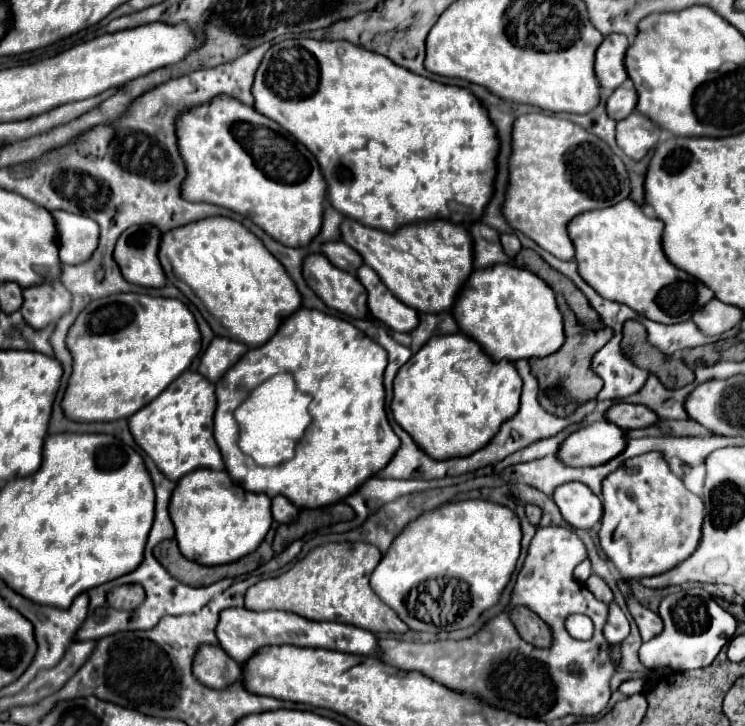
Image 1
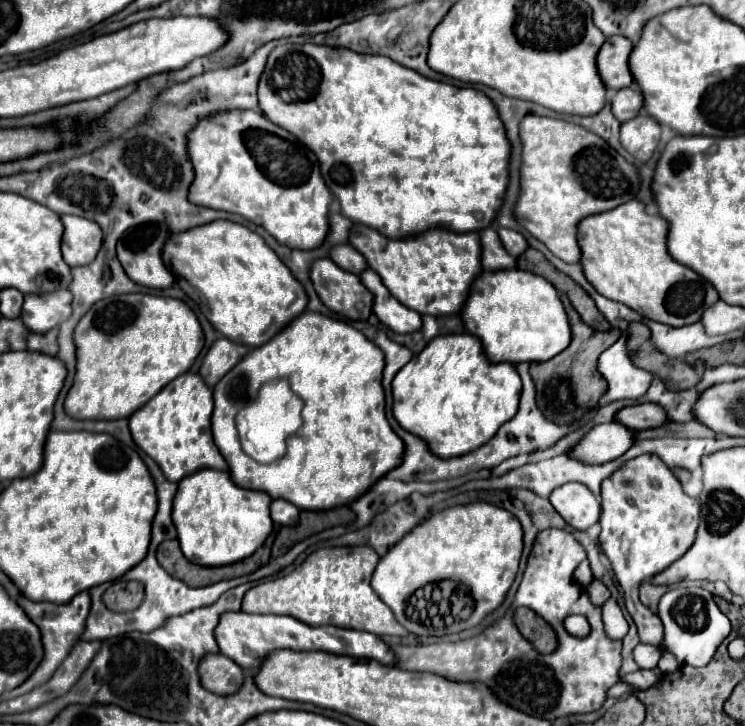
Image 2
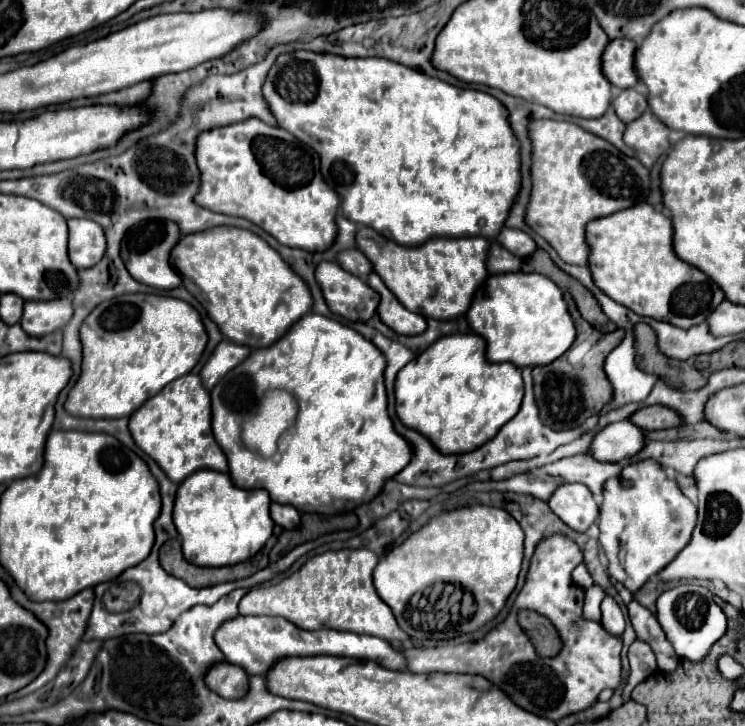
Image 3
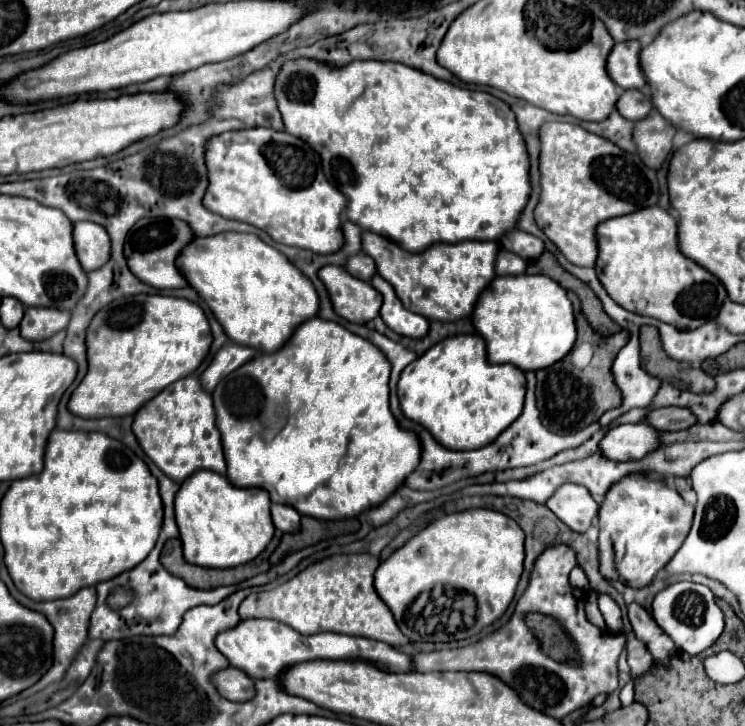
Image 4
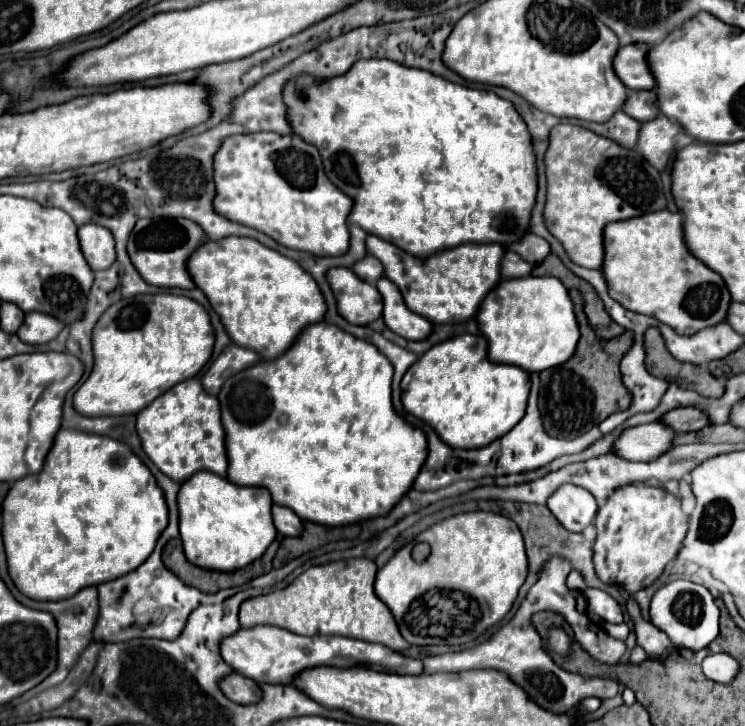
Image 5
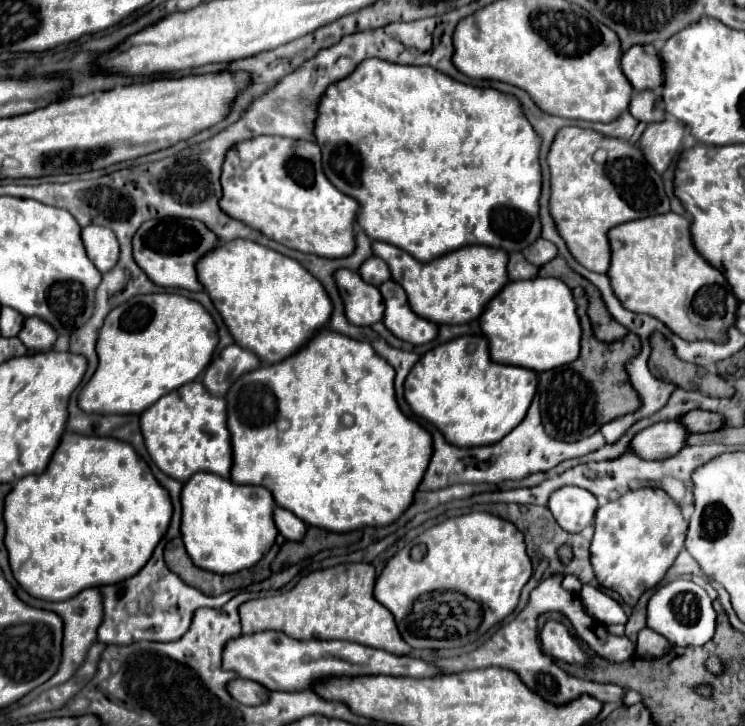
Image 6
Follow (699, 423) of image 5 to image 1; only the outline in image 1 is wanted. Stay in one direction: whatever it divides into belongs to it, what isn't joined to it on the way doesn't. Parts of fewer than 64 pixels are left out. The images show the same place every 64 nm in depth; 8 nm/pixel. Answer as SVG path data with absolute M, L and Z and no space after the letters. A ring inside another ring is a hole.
M616 402L614 406L610 406L604 418L622 430L646 428L656 422L656 414L650 408L640 404L626 404L626 402Z

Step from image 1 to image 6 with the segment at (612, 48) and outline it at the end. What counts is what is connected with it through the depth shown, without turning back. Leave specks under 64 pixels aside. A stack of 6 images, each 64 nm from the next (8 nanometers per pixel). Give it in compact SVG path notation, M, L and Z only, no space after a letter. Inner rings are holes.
M632 46L622 54L620 68L628 82L638 88L634 90L654 90L664 84L662 60L654 46Z

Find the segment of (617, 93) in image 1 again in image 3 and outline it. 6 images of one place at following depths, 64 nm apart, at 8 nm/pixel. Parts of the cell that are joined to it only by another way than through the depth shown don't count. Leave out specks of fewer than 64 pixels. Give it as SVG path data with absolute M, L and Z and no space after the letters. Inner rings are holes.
M636 88L622 90L620 96L616 96L616 98L612 100L612 108L616 110L618 118L620 118L624 124L628 124L628 122L632 122L634 118L638 118L638 116L646 110L646 106L648 106L646 96L644 96L640 90L636 90Z

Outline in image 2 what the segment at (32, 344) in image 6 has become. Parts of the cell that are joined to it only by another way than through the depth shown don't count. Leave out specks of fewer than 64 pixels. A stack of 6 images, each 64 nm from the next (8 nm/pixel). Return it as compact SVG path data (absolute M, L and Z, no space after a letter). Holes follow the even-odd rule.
M56 290L56 294L28 294L24 296L22 320L32 332L48 332L62 324L72 314L72 294Z

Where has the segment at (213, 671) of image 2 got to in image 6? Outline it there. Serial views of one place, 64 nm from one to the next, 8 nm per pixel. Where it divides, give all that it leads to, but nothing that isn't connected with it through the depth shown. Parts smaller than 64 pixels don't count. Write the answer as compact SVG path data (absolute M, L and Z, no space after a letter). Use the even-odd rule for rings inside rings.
M234 678L232 682L228 682L226 690L232 694L236 702L248 706L258 706L268 700L268 690L262 684L256 684L254 680L246 680L246 678Z

